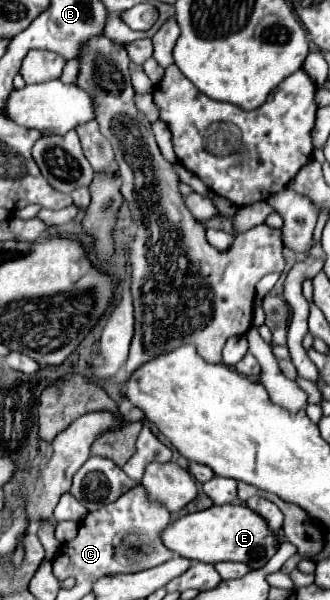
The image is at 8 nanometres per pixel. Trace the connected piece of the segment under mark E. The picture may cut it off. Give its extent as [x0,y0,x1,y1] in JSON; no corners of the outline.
[163,504,279,568]

